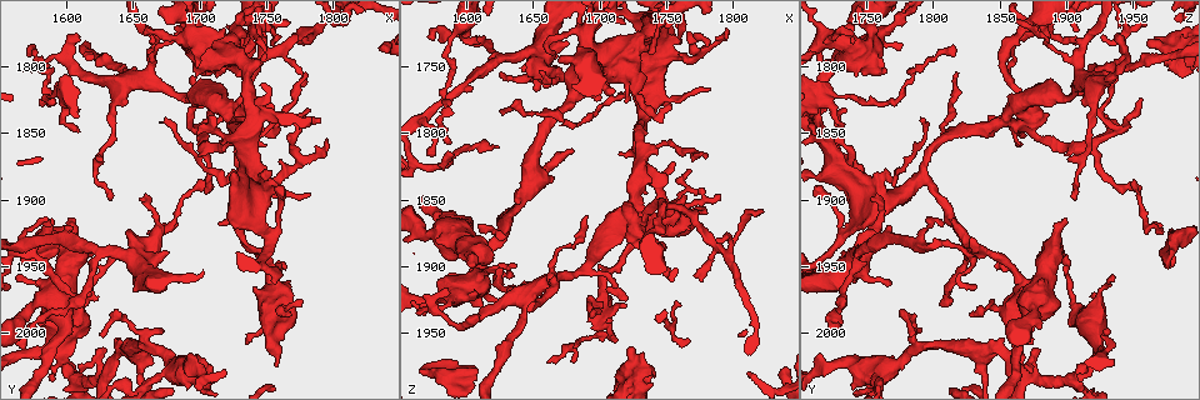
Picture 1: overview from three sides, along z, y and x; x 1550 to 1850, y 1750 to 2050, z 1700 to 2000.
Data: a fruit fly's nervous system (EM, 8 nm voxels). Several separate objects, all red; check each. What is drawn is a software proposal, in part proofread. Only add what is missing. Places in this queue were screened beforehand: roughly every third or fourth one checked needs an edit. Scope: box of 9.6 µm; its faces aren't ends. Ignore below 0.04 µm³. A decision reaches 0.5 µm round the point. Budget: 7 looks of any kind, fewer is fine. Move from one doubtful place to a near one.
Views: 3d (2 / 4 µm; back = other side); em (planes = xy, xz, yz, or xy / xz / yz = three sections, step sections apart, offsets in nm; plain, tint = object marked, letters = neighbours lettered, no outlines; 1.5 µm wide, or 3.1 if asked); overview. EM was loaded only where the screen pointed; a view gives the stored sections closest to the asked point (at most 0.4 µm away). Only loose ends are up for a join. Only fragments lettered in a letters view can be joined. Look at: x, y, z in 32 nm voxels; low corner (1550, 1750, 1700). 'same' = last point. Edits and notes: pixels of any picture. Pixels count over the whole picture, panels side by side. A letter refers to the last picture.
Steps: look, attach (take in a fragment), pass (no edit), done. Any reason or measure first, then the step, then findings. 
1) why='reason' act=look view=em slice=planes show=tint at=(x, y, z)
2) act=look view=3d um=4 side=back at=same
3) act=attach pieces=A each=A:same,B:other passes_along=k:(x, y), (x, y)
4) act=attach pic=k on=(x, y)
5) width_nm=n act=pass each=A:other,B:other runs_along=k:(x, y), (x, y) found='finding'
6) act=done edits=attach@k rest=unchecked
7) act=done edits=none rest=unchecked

why='an open end' act=look view=3d um=4 at=(1724, 1780, 1962)

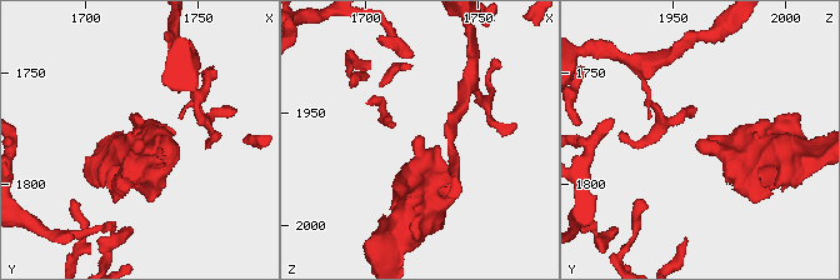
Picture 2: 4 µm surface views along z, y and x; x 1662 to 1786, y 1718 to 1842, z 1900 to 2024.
why='now the EM' act=look view=em slice=planes show=letters at=(1725, 1781, 1961)

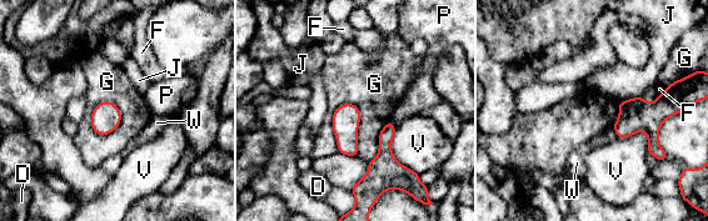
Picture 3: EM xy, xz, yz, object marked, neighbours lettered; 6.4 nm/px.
act=pass each=D:other,F:other,G:other,J:other,P:other,V:other,W:other found='none of them fits'

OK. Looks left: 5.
why='branch stops here' act=look view=em slice=planes show=tint at=(1606, 1776, 1938)

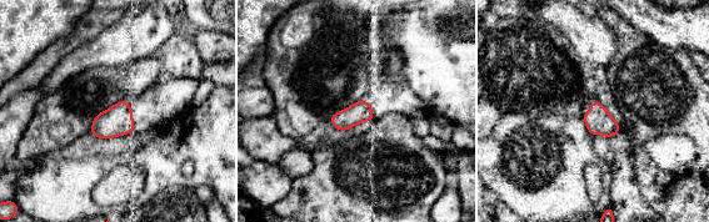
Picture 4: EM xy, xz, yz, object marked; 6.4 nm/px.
why='see the neighbours' act=look view=em slice=planes show=letters at=same

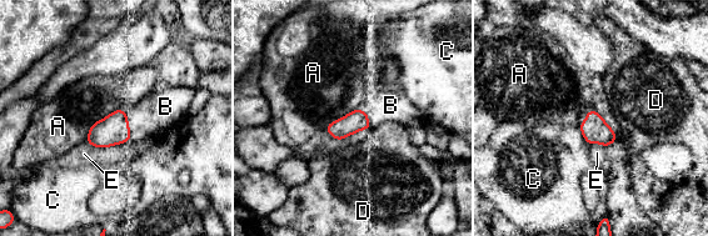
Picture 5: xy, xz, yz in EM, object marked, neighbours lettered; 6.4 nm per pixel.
width_nm=140 act=attach pieces=B each=A:other,B:same,C:other,D:other,E:other found='it goes on there'

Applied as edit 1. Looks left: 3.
why='free end' act=look view=em slice=xz step=4 show=letters at=(1608, 1914, 1898)

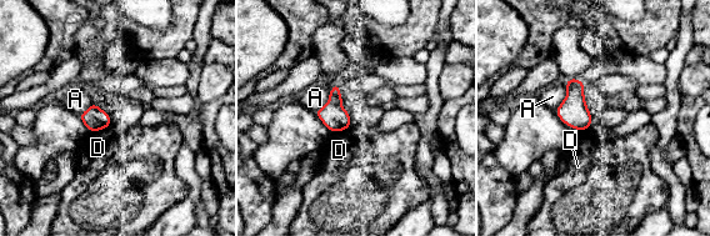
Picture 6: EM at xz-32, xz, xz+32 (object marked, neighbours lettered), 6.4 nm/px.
why='another direction' act=look view=em slice=planes show=letters at=same

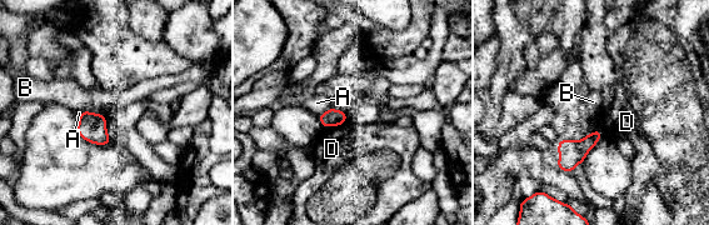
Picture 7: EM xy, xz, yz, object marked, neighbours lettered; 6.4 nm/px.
act=pass each=A:other,B:other,D:other border=7:(83, 110), (100, 113), (105, 116) found='none of them fits'

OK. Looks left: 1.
act=done edits=attach@5 rest=unchecked

